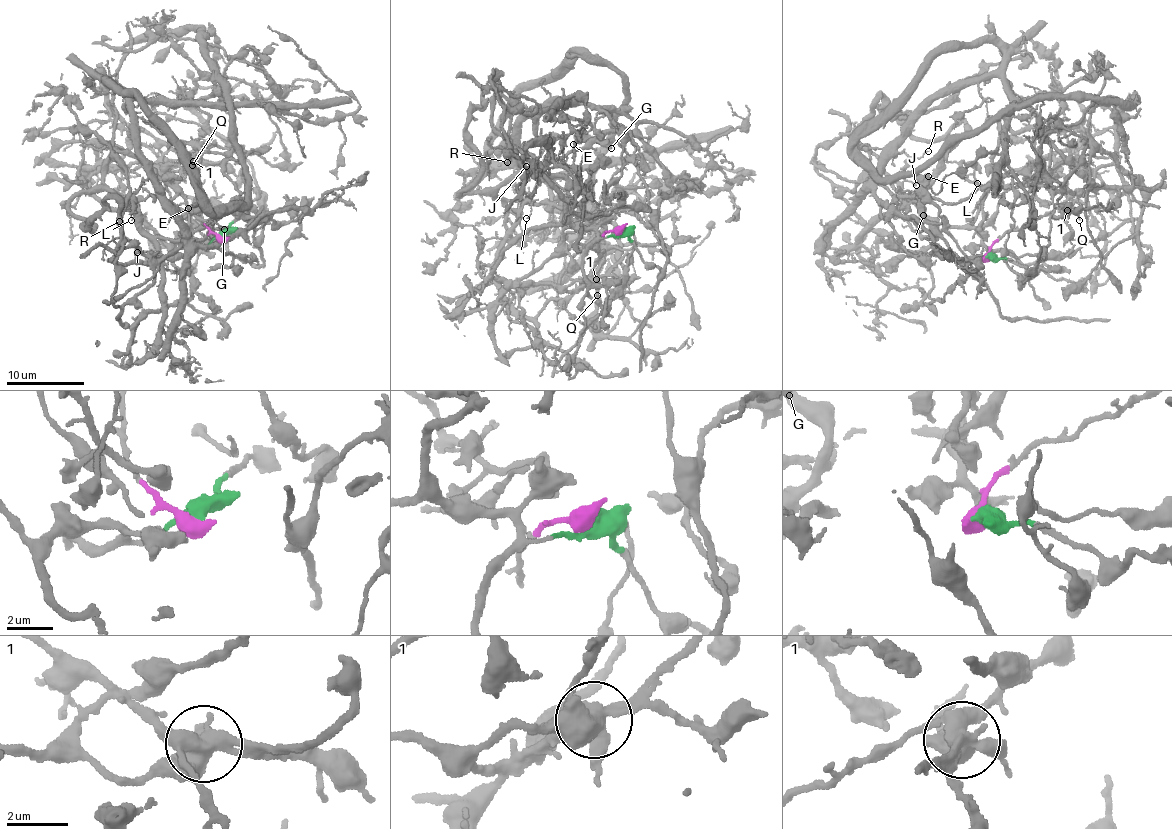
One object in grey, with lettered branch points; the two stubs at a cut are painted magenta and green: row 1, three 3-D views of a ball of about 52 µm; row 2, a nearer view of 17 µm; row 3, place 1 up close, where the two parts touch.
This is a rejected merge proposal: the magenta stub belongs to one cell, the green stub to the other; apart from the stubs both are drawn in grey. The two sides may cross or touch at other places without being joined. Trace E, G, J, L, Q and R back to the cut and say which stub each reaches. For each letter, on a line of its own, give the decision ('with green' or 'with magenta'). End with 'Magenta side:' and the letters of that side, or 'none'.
E: with green
G: with green
J: with green
L: with green
Q: with magenta
R: with green
Magenta side: Q

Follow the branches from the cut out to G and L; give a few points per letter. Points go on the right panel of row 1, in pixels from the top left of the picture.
G: (987, 256), (971, 228), (943, 228), (934, 238), (911, 226), (903, 211), (924, 188), (923, 215)
L: (987, 256), (971, 228), (921, 237), (903, 211), (994, 118), (992, 176), (977, 183), (961, 162), (976, 184)

